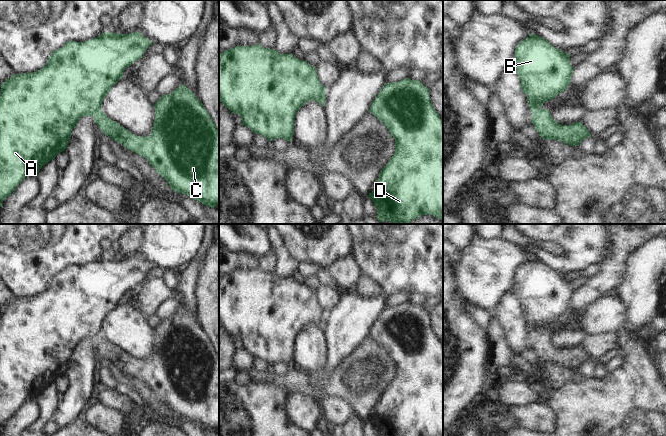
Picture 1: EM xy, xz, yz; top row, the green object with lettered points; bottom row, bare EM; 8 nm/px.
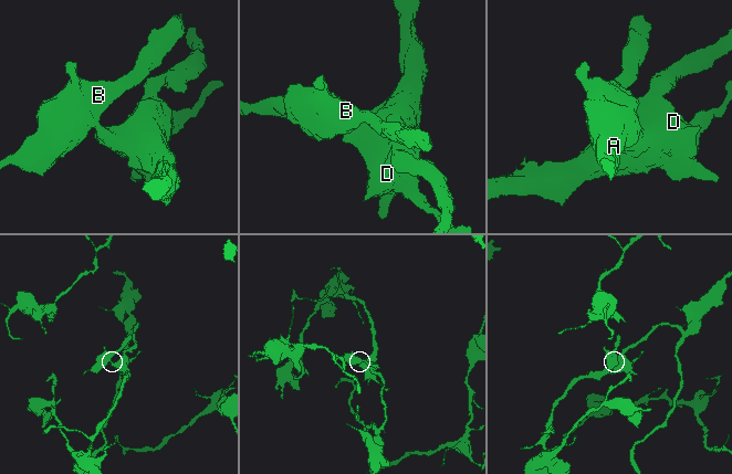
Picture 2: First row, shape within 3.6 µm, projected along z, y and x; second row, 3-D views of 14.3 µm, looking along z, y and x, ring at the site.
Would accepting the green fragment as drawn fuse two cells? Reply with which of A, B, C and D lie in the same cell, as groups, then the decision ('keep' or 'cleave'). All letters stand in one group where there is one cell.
groups A B / C D; cleave

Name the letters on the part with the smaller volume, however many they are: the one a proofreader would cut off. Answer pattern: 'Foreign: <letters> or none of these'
Foreign: A, B.

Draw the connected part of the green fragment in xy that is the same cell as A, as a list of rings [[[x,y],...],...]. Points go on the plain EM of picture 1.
[[[104,256],[85,266],[68,265],[62,272],[51,277],[46,289],[40,294],[14,298],[0,308],[0,431],[26,400],[38,397],[45,388],[67,372],[77,346],[83,340],[96,339],[102,332],[104,321],[123,302],[125,292],[140,283],[151,268],[153,267],[140,256]]]

